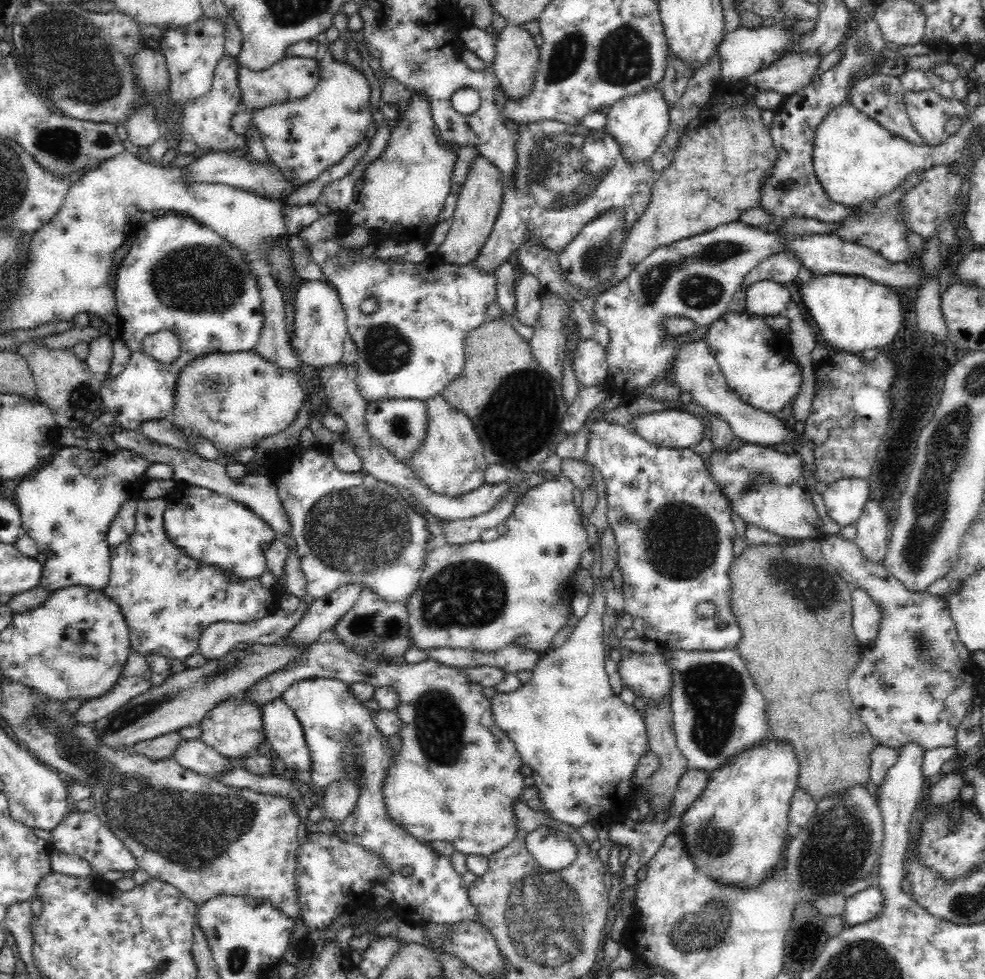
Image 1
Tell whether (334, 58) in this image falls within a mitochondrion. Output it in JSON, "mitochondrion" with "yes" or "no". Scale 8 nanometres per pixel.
{"mitochondrion":"no"}

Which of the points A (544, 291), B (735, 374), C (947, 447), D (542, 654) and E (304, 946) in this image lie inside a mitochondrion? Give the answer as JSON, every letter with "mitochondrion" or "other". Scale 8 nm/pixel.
{"A":"other","B":"other","C":"mitochondrion","D":"other","E":"other"}

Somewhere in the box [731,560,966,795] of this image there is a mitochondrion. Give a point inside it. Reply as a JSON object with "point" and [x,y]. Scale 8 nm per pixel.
{"point":[923,649]}

